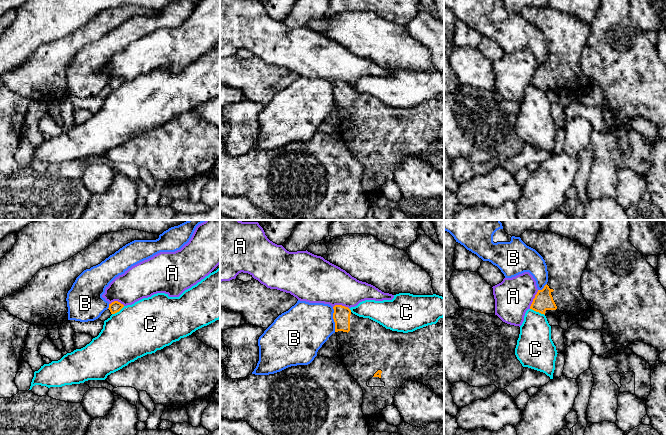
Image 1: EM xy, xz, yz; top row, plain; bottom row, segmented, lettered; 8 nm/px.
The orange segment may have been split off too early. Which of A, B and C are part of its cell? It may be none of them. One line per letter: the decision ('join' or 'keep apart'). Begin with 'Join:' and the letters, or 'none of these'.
Join: none of these
A: keep apart
B: keep apart
C: keep apart

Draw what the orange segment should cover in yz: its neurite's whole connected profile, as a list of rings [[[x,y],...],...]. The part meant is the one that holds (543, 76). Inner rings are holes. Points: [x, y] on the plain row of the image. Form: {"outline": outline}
{"outline": [[[526,6],[520,12],[529,23],[535,25],[545,36],[548,47],[548,58],[542,66],[538,66],[530,85],[544,91],[567,91],[579,97],[589,93],[594,86],[588,82],[581,65],[581,52],[590,33],[590,25],[569,14],[551,7],[538,8]]]}

